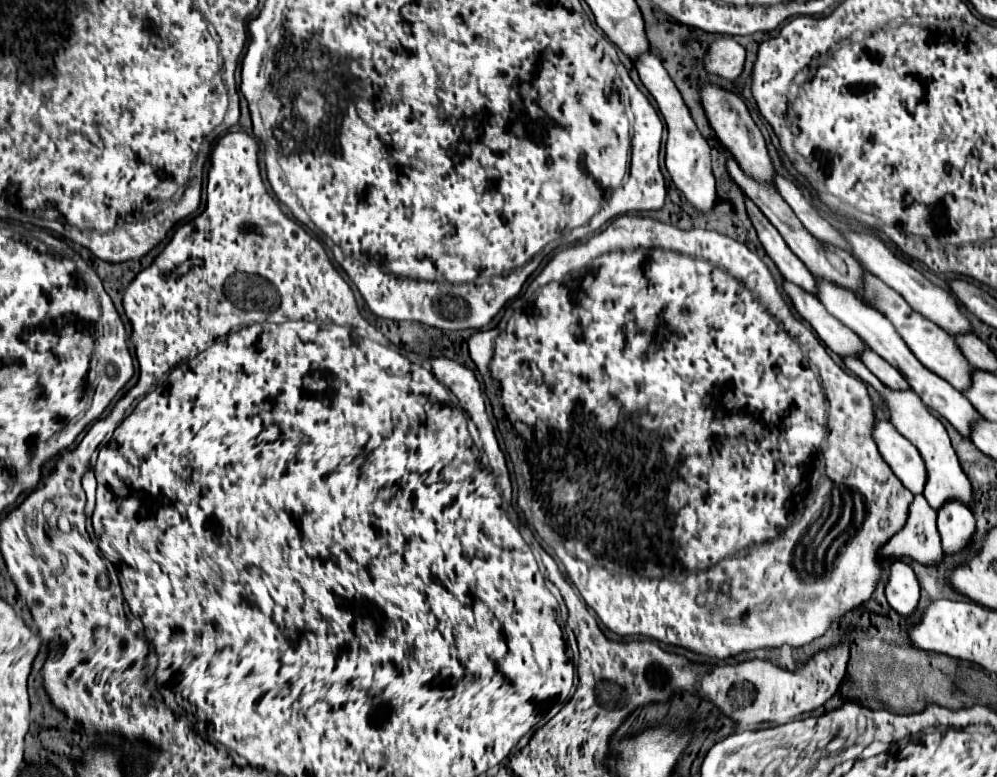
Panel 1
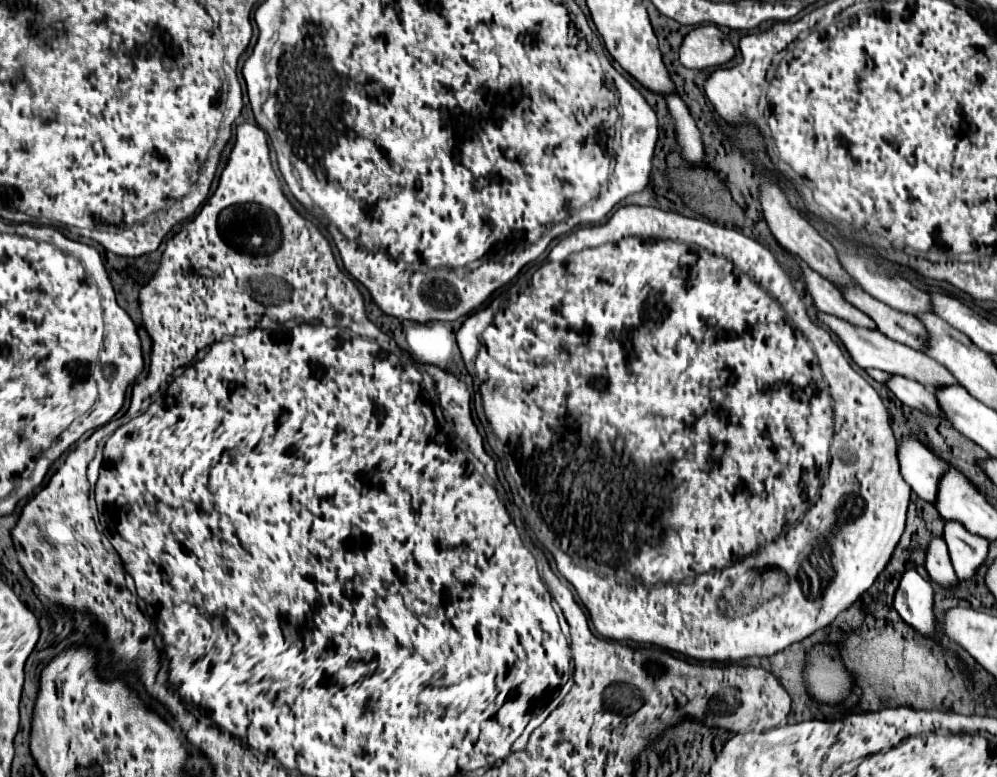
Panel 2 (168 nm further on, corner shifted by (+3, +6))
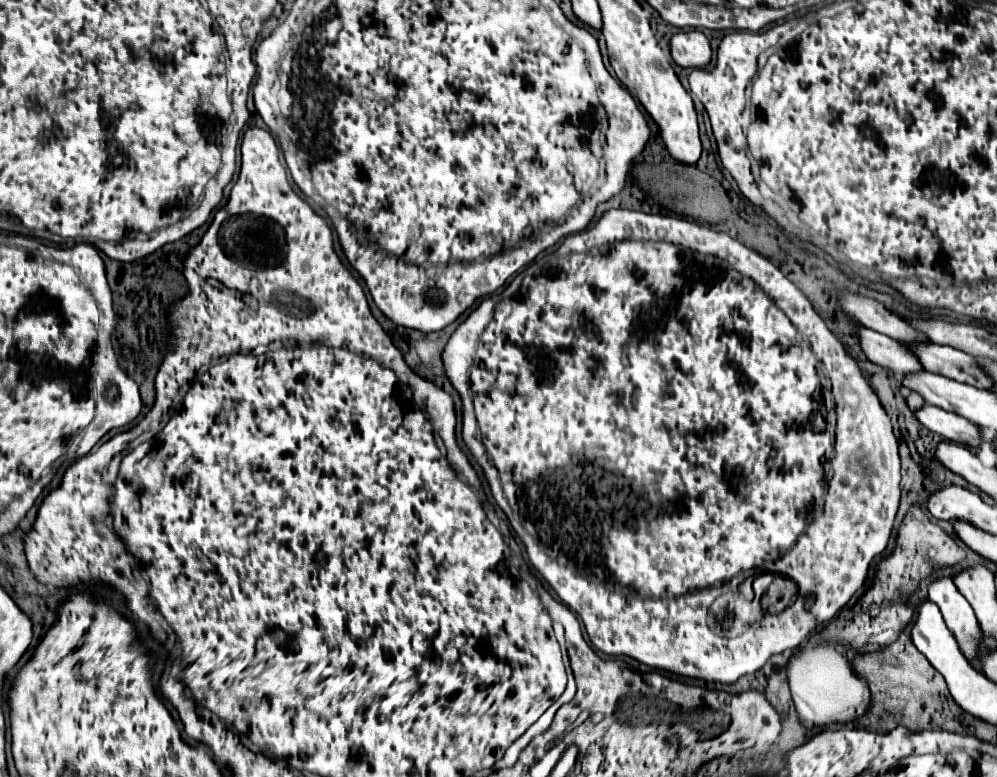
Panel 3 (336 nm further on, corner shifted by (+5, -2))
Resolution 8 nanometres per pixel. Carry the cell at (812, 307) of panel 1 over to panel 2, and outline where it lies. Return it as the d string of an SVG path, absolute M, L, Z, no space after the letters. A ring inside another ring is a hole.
M818 313L820 321L830 329L834 331L840 341L844 343L844 347L848 349L850 357L864 369L868 367L874 367L874 369L880 369L880 371L886 371L890 375L902 375L906 379L914 379L918 383L922 383L924 387L932 387L932 389L944 389L946 385L956 385L958 381L954 381L954 375L944 367L944 365L938 365L938 361L930 361L930 357L926 357L926 353L920 353L920 351L914 351L902 343L896 343L892 339L888 339L886 335L878 333L878 331L870 331L870 329L862 329L862 327L854 327L834 315L826 315L826 313Z

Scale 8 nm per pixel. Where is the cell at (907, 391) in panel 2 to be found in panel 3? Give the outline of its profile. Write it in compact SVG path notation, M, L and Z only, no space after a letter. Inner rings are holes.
M922 405L918 411L914 411L914 417L926 429L942 435L948 441L962 443L968 447L980 447L980 427L956 413L944 411L934 405Z

